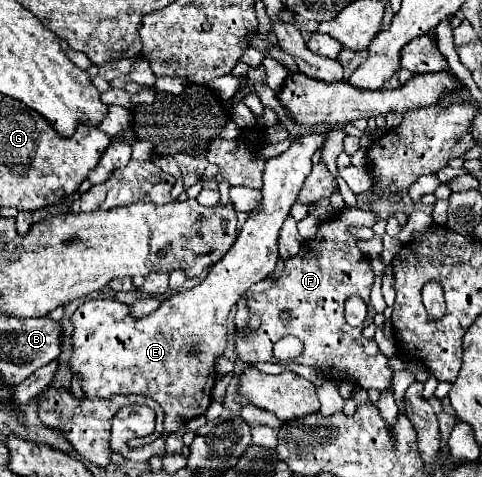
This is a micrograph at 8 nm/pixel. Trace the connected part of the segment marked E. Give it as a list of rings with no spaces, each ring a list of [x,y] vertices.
[[[327,133],[299,135],[291,141],[287,151],[265,163],[261,205],[249,213],[249,219],[245,221],[231,249],[225,253],[225,257],[221,257],[221,261],[211,265],[207,277],[197,287],[163,299],[157,311],[139,319],[131,315],[129,305],[117,299],[93,299],[79,305],[79,309],[71,317],[73,355],[69,369],[73,375],[81,375],[81,389],[85,397],[103,399],[111,395],[147,395],[155,399],[165,411],[165,435],[177,431],[189,419],[195,419],[207,411],[211,403],[211,389],[215,385],[213,357],[219,357],[227,345],[227,315],[251,285],[267,279],[275,271],[281,225],[289,217],[289,211],[297,201],[297,193],[301,191],[307,175],[311,173],[311,157],[323,147],[327,137]]]

